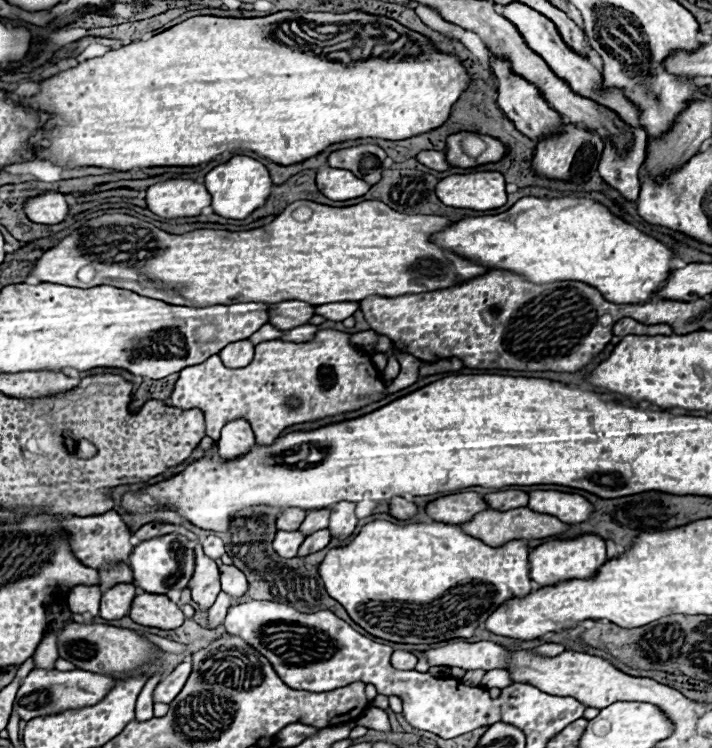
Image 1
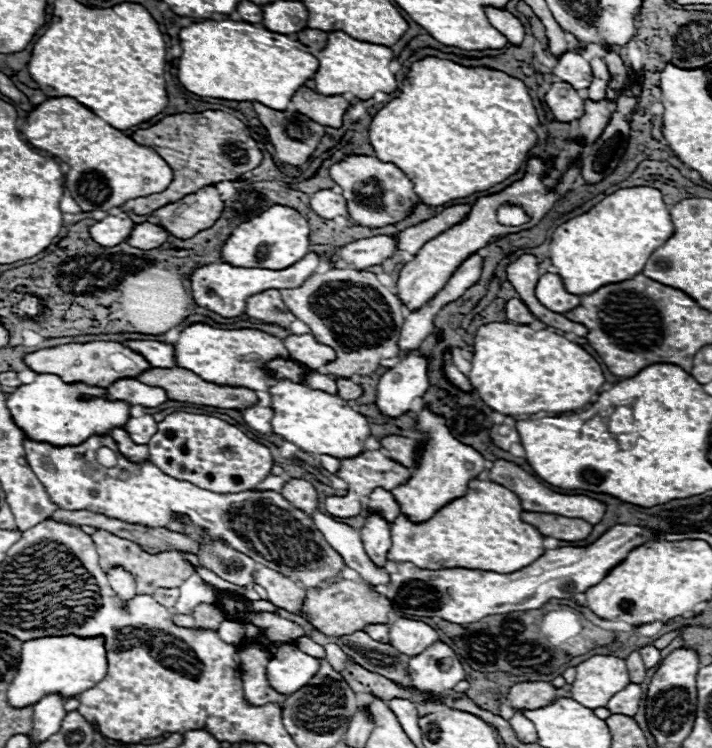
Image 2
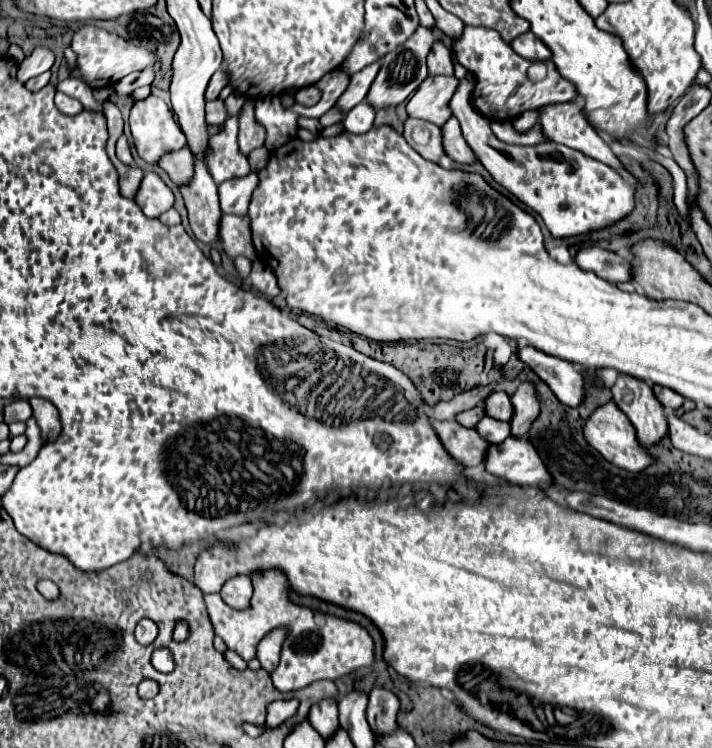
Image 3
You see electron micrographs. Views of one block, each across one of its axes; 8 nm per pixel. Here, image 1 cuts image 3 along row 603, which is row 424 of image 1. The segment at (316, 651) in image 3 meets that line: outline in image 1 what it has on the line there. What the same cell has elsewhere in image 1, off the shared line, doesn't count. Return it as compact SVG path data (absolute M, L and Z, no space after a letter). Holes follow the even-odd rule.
M318 330L310 342L282 342L282 340L260 342L256 344L254 360L244 368L226 368L220 356L210 356L204 364L188 366L180 372L180 378L172 392L170 406L182 410L190 410L190 408L202 410L206 418L206 434L214 440L220 438L220 430L228 420L244 418L252 424L252 430L256 434L256 444L272 444L278 438L278 434L292 424L302 424L308 420L350 412L386 396L384 380L380 378L372 358L360 346L350 344L350 336L352 334L340 330ZM290 398L296 398L300 406L290 408L288 406Z

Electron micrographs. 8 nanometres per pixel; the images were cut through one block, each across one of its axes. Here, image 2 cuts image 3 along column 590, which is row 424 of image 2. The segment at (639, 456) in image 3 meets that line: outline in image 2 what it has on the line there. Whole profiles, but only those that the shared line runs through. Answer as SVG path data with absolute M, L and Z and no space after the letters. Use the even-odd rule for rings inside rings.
M428 406L416 412L416 430L426 432L428 440L418 448L416 468L412 470L410 480L402 486L396 486L392 494L398 498L402 514L406 514L412 522L424 522L450 500L464 496L464 492L468 492L468 482L486 470L486 460L480 452L456 440L446 426L444 416L436 416Z

